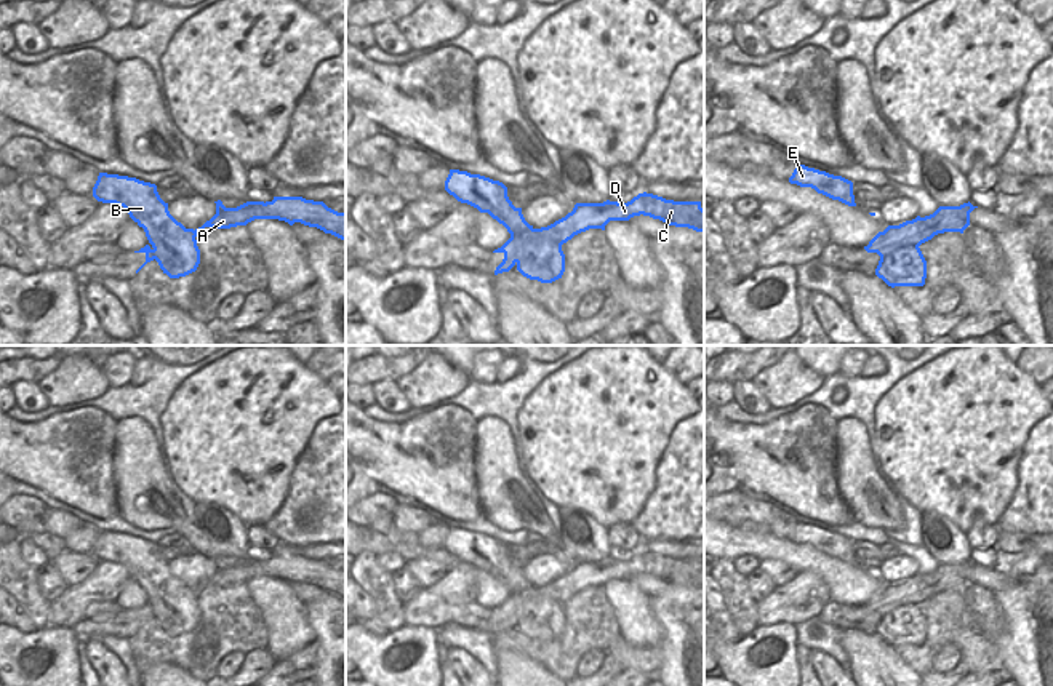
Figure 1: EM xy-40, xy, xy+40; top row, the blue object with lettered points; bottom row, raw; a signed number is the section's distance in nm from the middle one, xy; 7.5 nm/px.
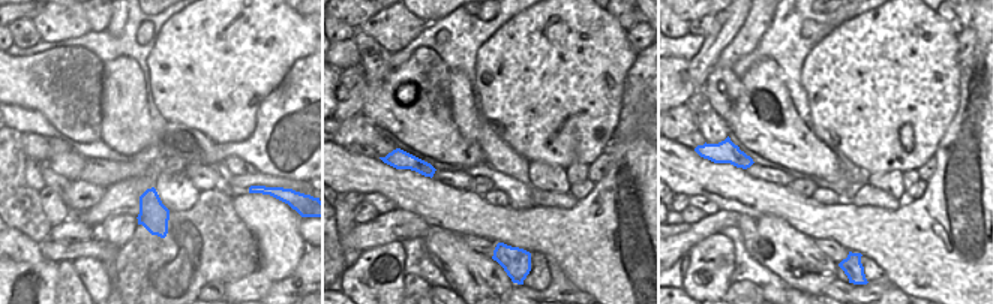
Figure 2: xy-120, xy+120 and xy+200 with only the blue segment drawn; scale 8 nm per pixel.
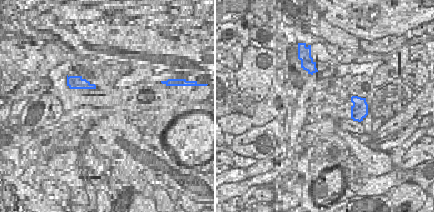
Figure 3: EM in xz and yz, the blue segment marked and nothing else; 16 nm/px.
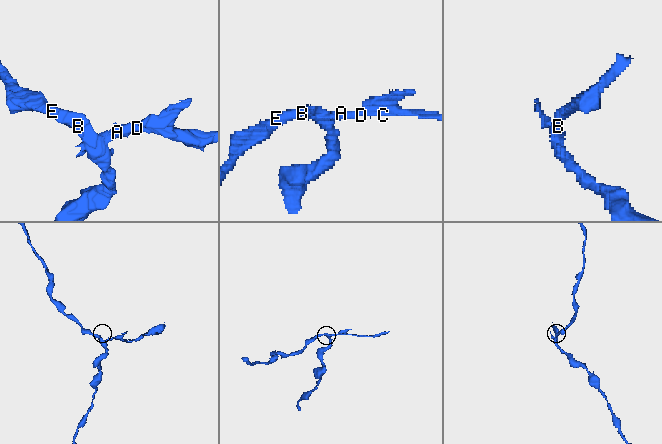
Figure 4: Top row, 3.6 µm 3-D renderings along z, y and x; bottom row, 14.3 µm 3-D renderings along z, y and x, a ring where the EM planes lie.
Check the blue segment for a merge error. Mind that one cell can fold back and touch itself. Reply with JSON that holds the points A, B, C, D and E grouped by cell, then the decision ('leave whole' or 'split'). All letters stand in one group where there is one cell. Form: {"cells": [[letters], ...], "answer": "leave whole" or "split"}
{"cells": [["A", "C", "D"], ["B", "E"]], "answer": "split"}

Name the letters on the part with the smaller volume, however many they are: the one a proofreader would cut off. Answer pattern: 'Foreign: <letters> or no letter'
Foreign: A, C, D

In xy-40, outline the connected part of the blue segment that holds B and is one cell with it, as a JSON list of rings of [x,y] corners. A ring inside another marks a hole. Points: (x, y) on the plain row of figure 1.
[[[99,531],[93,545],[93,555],[102,561],[115,561],[123,564],[130,576],[144,587],[149,601],[134,611],[144,611],[146,620],[136,628],[136,632],[154,617],[170,636],[186,635],[197,628],[200,622],[200,608],[195,598],[197,590],[194,587],[186,587],[170,572],[168,561],[160,556],[155,542],[139,539],[136,536]],[[171,587],[181,587],[182,590],[173,603],[165,603],[163,598],[168,595]]]

